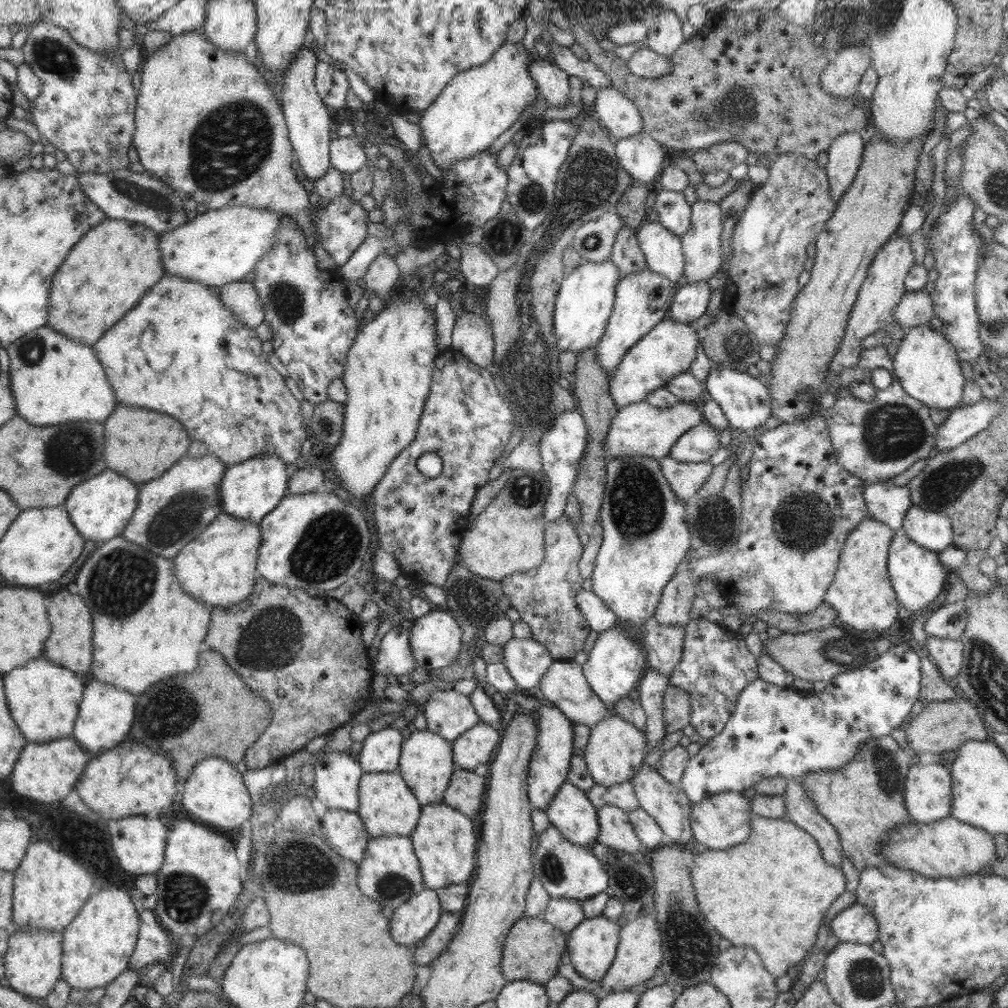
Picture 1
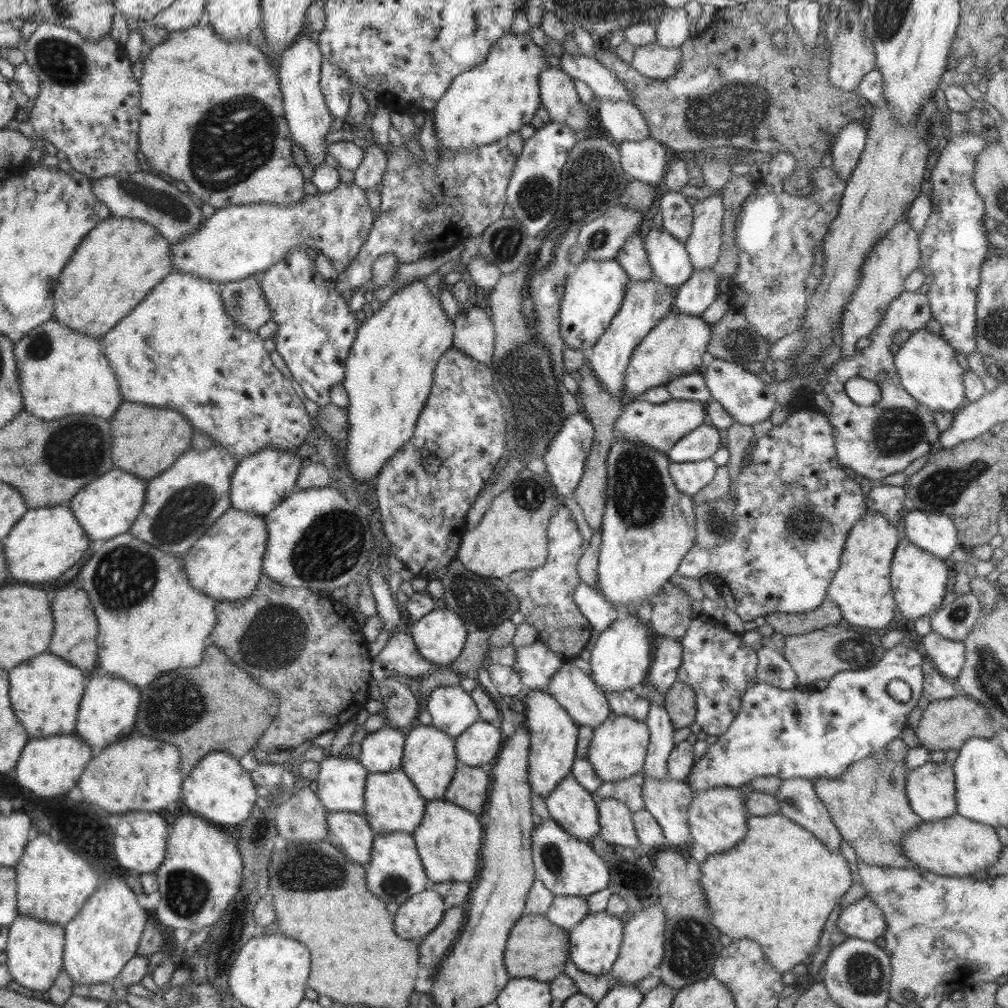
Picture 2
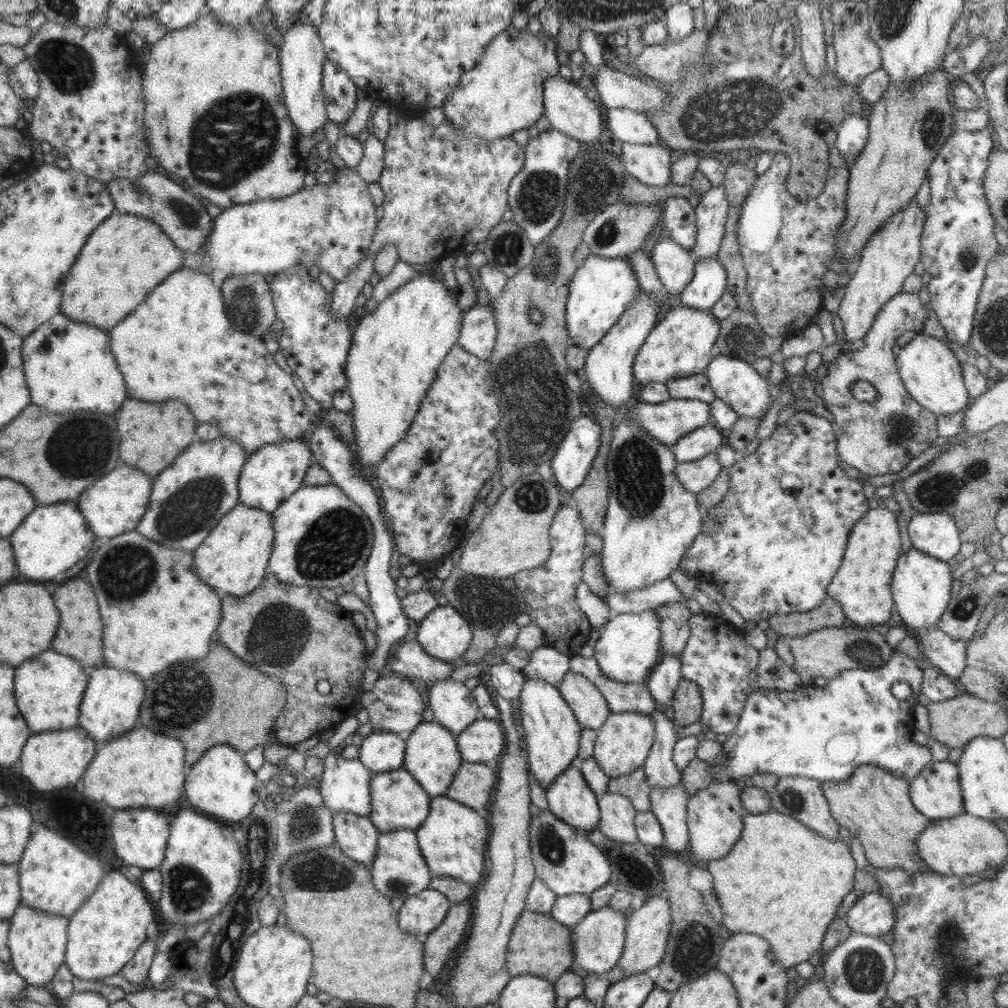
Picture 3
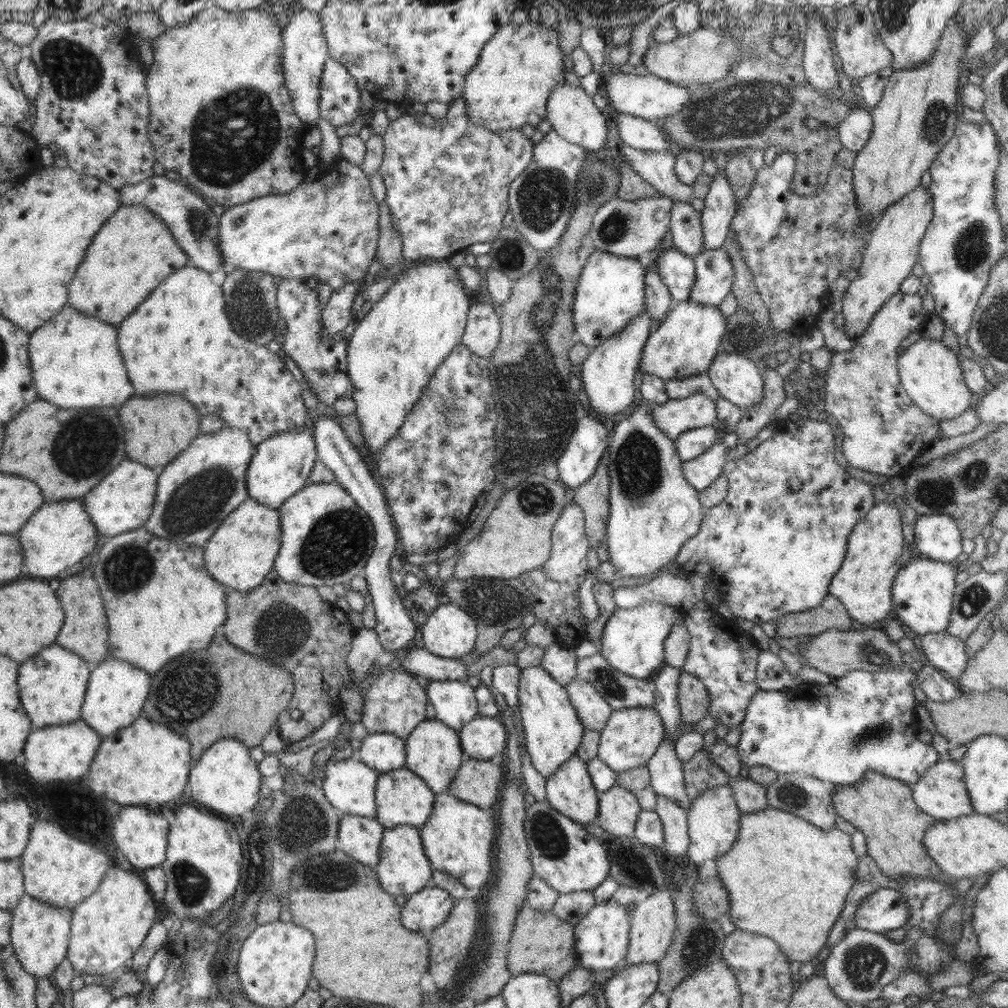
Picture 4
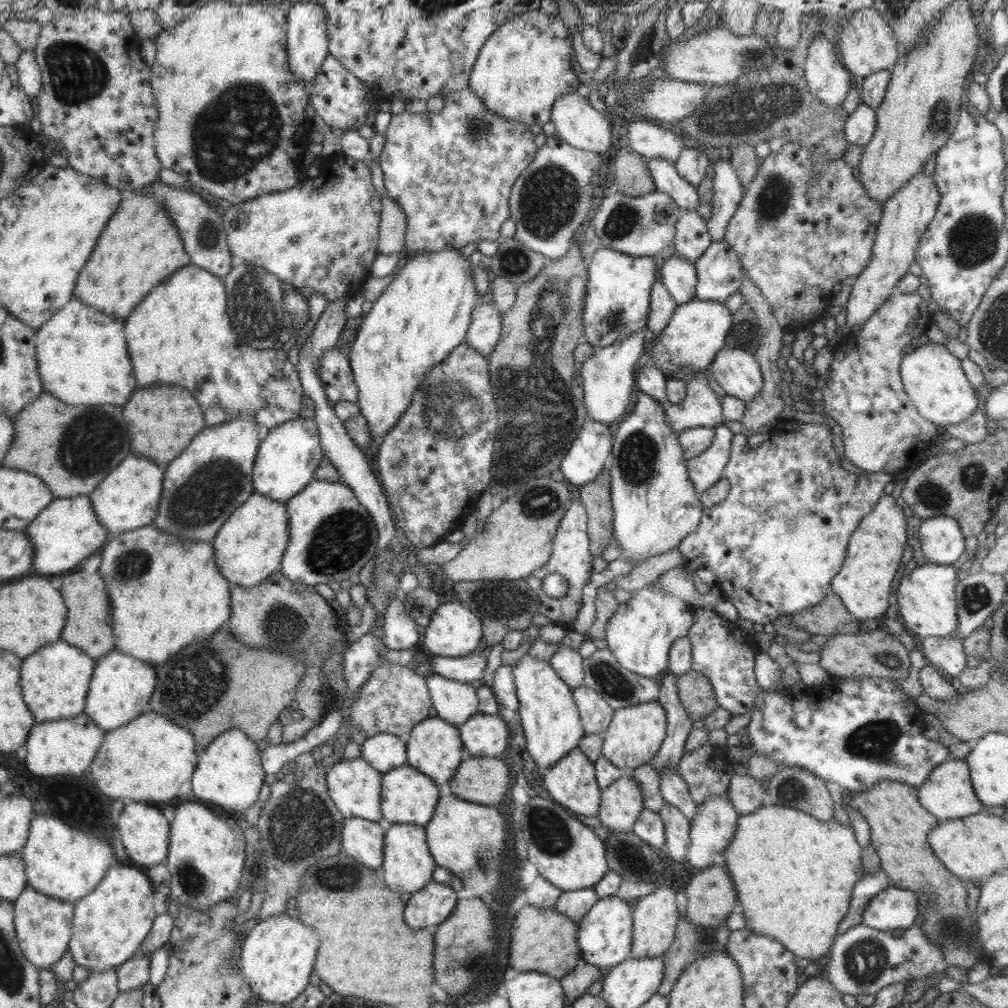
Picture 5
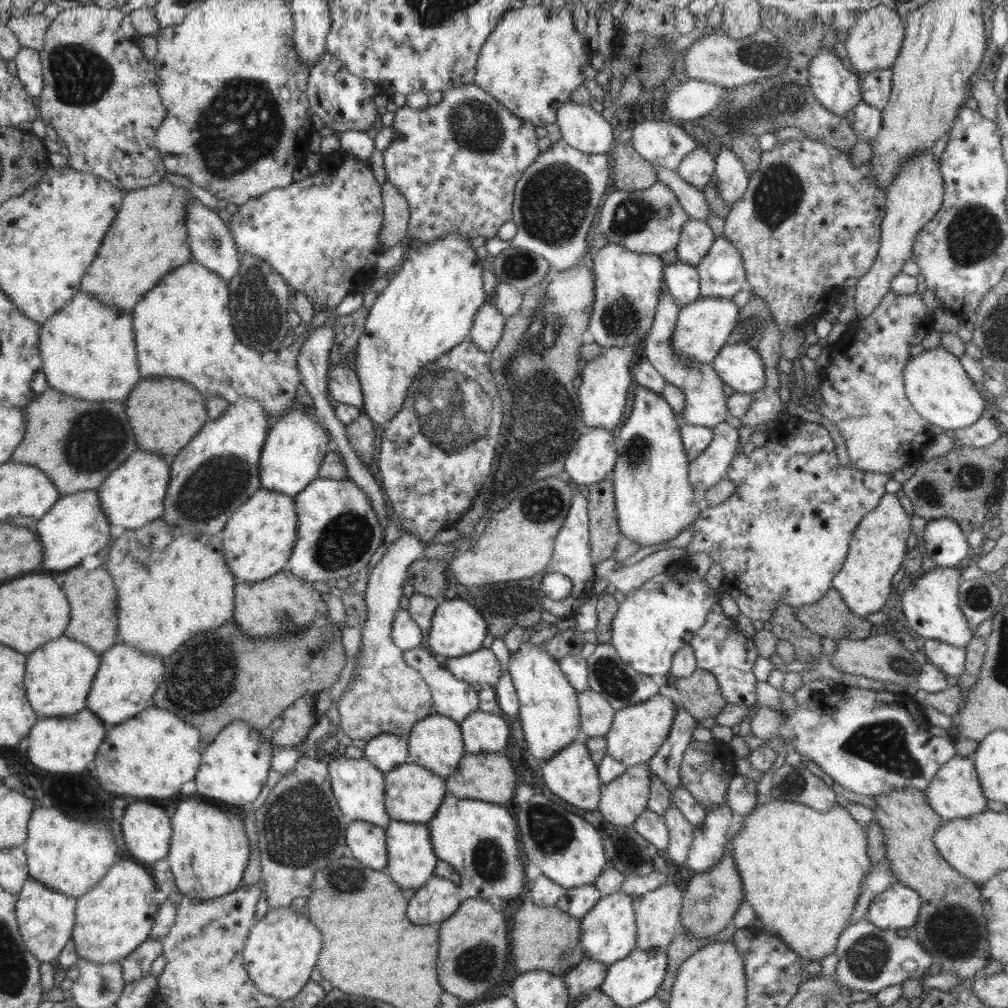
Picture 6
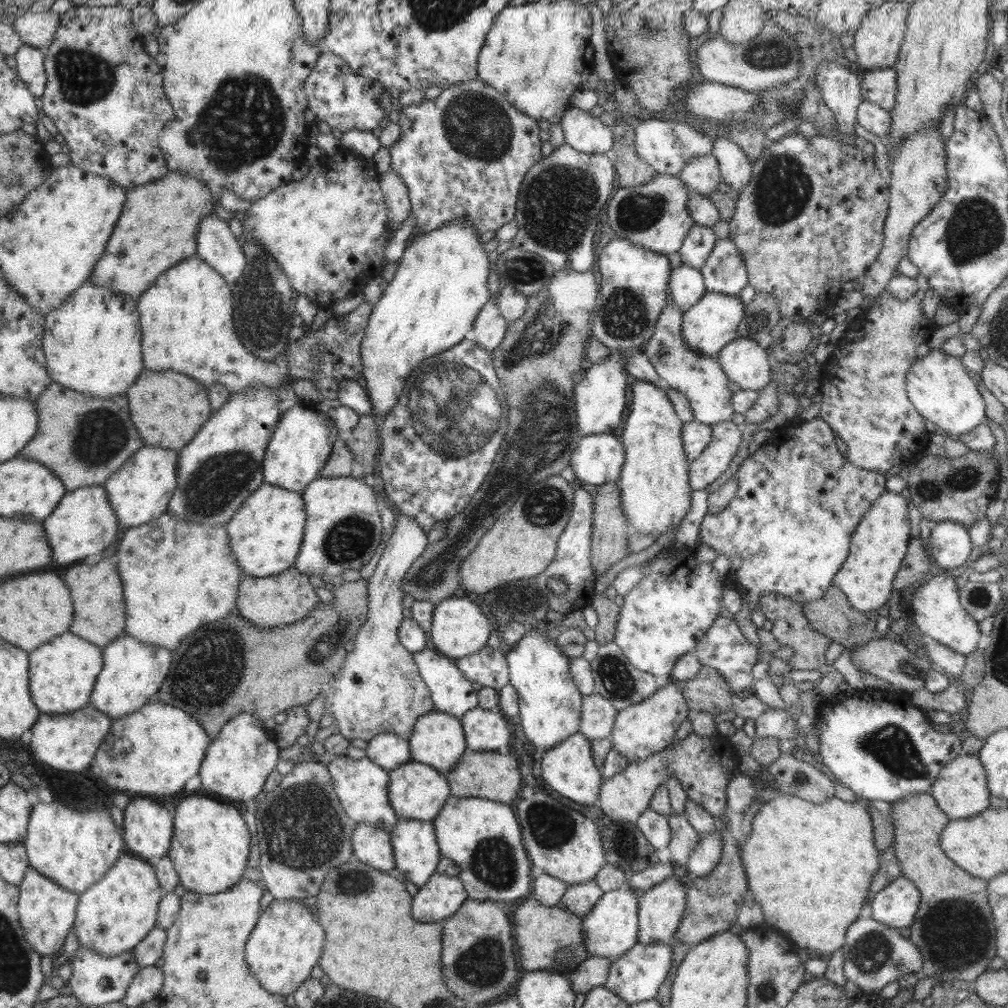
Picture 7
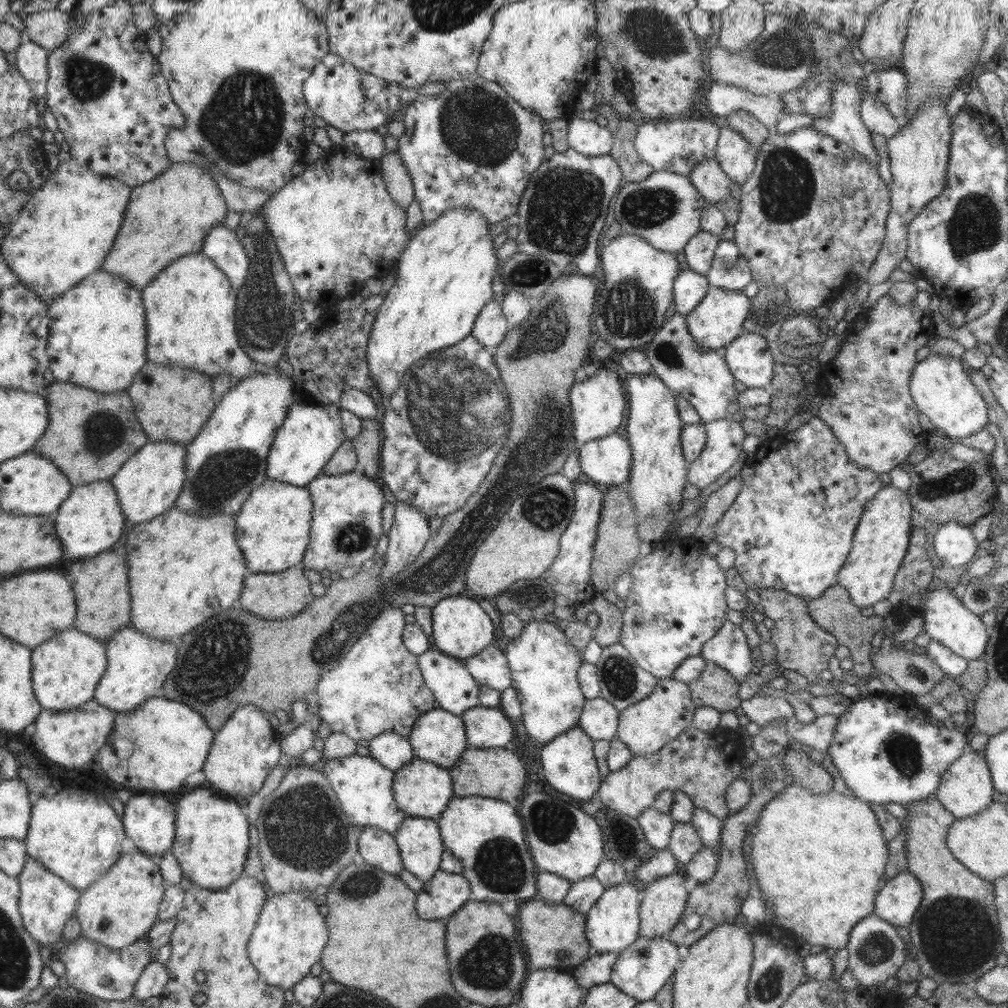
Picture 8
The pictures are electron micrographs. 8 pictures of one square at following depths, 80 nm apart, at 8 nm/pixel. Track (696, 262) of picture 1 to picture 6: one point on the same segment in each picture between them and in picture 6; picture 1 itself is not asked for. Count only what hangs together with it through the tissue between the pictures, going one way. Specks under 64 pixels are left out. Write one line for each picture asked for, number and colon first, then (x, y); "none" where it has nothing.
2: (703, 245)
3: (711, 215)
4: (720, 206)
5: (727, 192)
6: (733, 180)

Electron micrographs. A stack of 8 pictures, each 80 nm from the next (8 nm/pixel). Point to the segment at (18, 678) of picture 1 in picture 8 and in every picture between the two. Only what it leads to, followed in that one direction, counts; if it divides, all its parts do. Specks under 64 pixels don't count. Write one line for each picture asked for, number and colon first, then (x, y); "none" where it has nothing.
2: (45, 691)
3: (48, 688)
4: (52, 684)
5: (54, 681)
6: (58, 675)
7: (62, 672)
8: (65, 670)

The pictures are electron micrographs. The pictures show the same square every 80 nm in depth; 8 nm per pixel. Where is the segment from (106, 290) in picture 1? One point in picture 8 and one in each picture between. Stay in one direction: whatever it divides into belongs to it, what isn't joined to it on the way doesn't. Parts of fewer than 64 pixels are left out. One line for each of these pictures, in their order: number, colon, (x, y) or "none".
2: (118, 262)
3: (126, 256)
4: (133, 252)
5: (140, 246)
6: (148, 238)
7: (157, 228)
8: (166, 218)

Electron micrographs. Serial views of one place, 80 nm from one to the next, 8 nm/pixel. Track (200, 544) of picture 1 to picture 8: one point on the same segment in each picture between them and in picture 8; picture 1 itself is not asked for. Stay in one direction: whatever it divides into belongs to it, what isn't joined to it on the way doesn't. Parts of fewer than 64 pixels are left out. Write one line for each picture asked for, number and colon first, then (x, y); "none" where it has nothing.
2: (225, 564)
3: (233, 559)
4: (240, 553)
5: (249, 546)
6: (258, 539)
7: (265, 534)
8: (272, 529)

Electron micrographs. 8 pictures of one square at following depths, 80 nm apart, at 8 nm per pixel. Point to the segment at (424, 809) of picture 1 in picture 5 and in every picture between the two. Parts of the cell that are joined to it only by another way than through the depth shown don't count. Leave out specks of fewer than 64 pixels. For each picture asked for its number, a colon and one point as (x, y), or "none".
2: (448, 839)
3: (452, 839)
4: (457, 838)
5: (467, 838)

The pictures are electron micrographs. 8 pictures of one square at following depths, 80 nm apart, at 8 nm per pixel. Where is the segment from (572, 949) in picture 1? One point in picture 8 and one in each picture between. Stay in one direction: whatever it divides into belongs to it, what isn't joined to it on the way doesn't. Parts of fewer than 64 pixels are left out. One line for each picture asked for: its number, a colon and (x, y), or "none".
2: (595, 942)
3: (598, 940)
4: (602, 936)
5: (605, 935)
6: (608, 932)
7: (610, 929)
8: (612, 924)

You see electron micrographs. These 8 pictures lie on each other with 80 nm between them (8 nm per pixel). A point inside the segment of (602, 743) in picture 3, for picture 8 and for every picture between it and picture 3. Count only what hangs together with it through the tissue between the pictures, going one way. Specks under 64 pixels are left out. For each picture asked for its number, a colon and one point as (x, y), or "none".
4: (632, 735)
5: (634, 736)
6: (637, 732)
7: (642, 729)
8: (646, 726)

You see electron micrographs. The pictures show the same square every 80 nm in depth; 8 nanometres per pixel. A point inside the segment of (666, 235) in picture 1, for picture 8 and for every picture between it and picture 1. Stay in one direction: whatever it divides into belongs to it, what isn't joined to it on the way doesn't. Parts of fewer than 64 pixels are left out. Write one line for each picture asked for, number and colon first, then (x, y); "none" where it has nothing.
2: (670, 262)
3: (674, 265)
4: (677, 271)
5: (679, 276)
6: (682, 281)
7: (686, 284)
8: (689, 287)

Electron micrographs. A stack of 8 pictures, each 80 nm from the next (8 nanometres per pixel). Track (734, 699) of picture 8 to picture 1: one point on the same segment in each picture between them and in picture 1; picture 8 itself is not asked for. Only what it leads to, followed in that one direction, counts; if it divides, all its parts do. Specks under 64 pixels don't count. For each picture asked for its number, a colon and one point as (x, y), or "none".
1: (676, 702)
2: (680, 702)
3: (686, 706)
4: (693, 699)
5: (697, 696)
6: (700, 694)
7: (708, 691)

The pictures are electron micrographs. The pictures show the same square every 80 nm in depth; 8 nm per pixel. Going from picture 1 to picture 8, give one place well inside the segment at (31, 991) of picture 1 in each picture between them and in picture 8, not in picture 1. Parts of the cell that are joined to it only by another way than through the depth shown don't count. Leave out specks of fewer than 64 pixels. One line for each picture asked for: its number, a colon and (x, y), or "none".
2: (35, 949)
3: (37, 941)
4: (40, 933)
5: (43, 924)
6: (45, 918)
7: (46, 911)
8: (46, 903)

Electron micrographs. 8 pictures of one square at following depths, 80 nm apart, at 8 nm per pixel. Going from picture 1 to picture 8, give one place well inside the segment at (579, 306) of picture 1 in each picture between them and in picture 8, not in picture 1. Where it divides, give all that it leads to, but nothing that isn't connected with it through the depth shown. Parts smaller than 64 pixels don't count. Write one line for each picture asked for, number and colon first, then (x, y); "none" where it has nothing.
2: (594, 290)
3: (601, 289)
4: (609, 293)
5: (617, 300)
6: (626, 293)
7: (632, 294)
8: (631, 306)

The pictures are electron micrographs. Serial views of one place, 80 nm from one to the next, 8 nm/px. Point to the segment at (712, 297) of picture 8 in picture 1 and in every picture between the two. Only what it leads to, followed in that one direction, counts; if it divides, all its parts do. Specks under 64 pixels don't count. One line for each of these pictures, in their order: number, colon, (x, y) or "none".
1: (669, 348)
2: (678, 344)
3: (680, 344)
4: (684, 344)
5: (697, 330)
6: (702, 327)
7: (712, 322)

